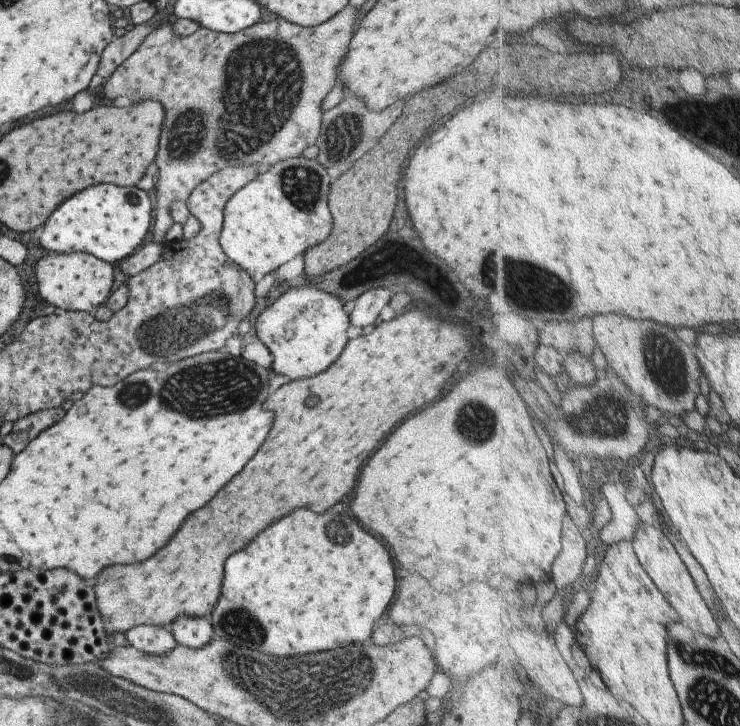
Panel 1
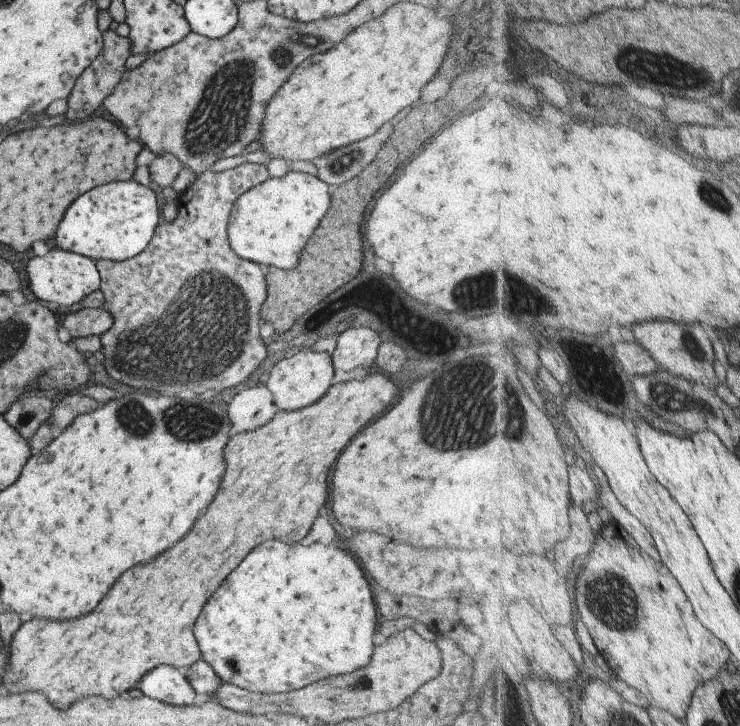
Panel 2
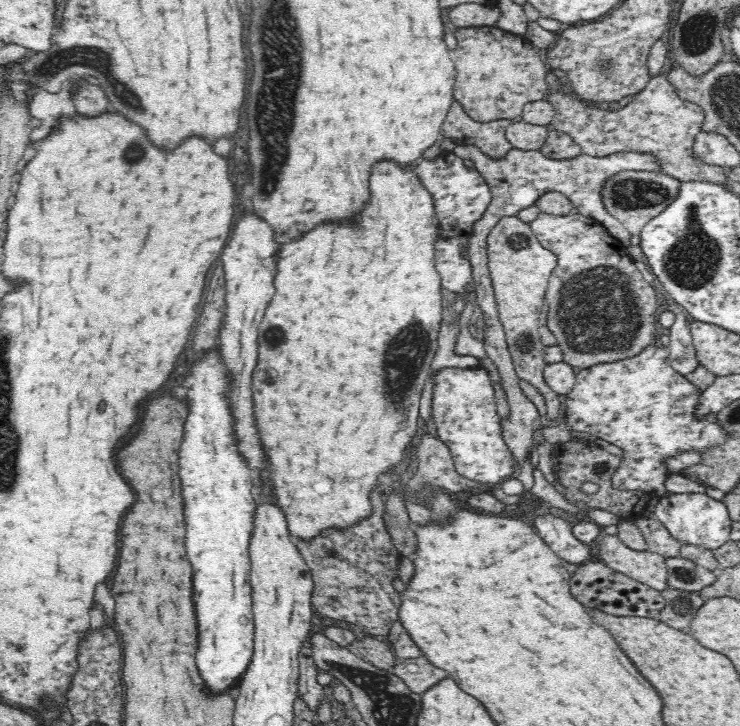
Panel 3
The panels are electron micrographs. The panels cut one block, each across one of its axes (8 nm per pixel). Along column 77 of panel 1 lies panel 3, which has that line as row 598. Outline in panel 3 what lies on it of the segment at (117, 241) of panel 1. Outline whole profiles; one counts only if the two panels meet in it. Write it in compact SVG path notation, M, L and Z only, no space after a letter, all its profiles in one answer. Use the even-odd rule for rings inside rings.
M214 346L214 350L210 350L206 354L206 358L200 358L202 362L196 364L192 368L192 374L188 376L188 384L190 384L190 390L188 390L188 400L190 400L190 416L186 420L186 426L184 426L184 440L182 440L182 448L180 448L180 482L182 482L182 498L184 498L184 524L186 524L186 552L188 552L188 558L190 558L190 564L192 564L192 600L194 600L194 612L196 612L196 624L198 624L198 648L196 648L196 666L198 666L198 674L200 674L200 680L208 692L208 696L222 696L224 692L228 692L228 689L236 689L236 686L242 680L242 676L248 670L250 662L252 662L252 656L254 656L254 617L252 612L252 589L249 583L249 575L251 572L251 565L248 558L247 548L248 541L251 535L253 523L253 514L257 502L255 501L253 478L250 474L250 469L246 465L244 458L240 457L240 450L236 447L236 437L234 437L233 422L231 417L231 409L227 405L227 382L229 376L227 376L227 370L221 363L219 358L219 352L217 347Z

